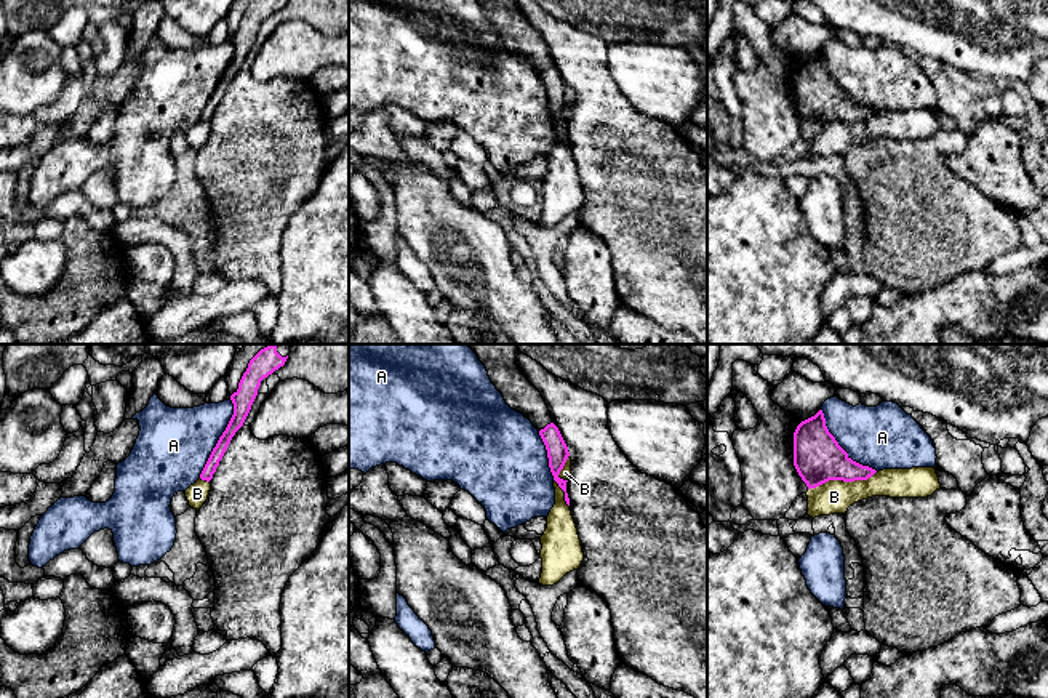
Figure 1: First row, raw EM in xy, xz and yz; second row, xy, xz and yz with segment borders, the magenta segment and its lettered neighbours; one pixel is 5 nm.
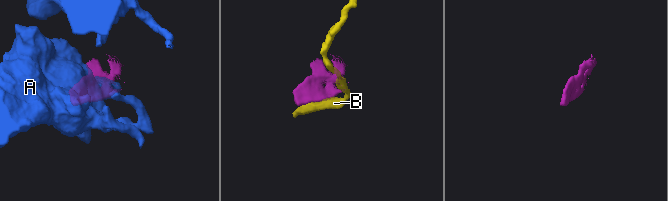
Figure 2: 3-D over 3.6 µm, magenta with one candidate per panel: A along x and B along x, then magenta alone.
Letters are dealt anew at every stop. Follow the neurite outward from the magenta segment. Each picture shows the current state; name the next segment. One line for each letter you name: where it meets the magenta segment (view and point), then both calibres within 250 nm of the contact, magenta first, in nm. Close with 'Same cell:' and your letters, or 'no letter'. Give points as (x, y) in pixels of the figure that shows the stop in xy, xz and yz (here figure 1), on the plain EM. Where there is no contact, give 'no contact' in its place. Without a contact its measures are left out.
Same cell: no letter

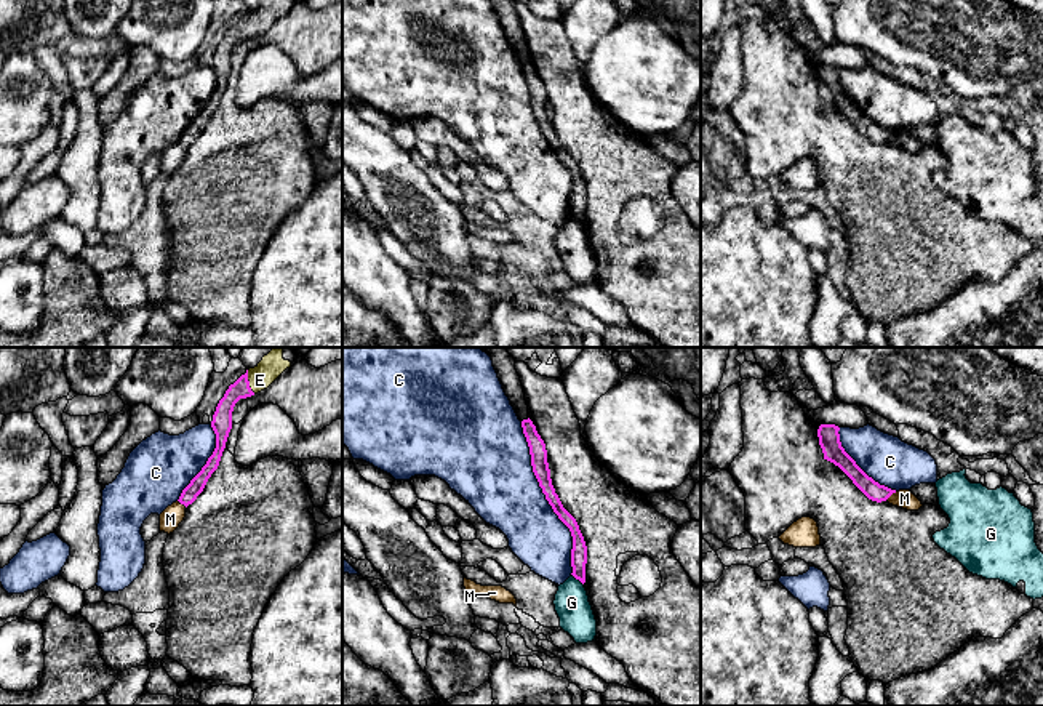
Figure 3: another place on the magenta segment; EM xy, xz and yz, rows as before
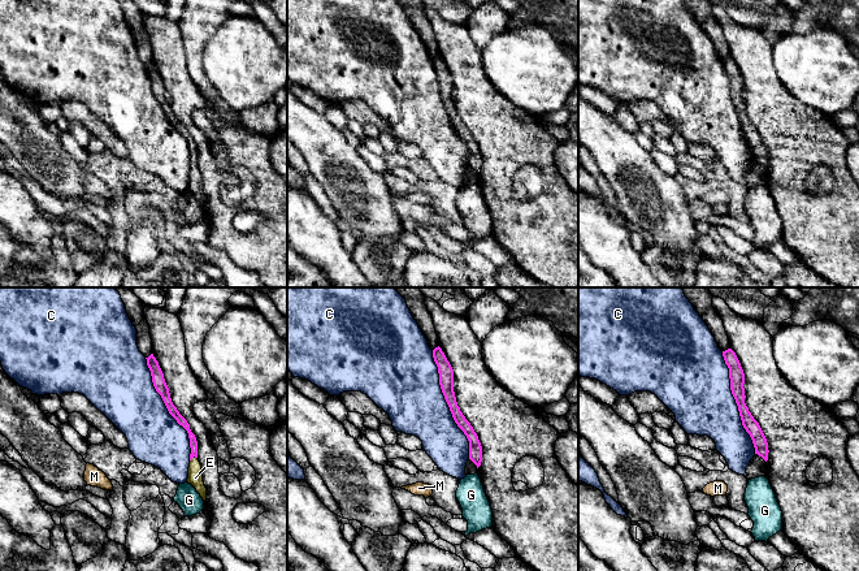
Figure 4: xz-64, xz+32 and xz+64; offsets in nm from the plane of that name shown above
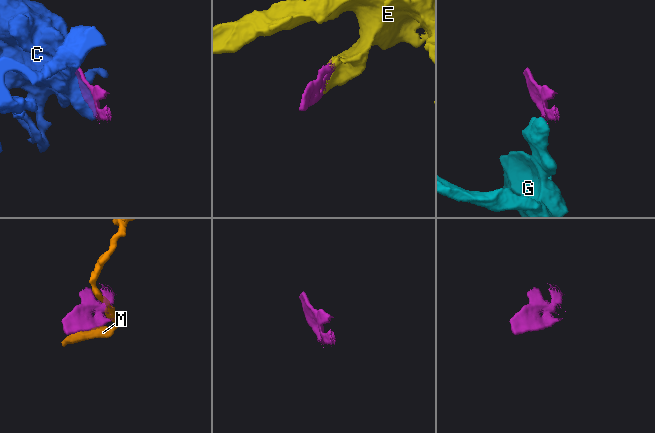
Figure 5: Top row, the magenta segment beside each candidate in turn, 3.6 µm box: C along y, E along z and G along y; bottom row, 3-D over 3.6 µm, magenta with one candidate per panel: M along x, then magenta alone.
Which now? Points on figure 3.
E: xy (248, 23) | 100/120 nm
Same cell: E

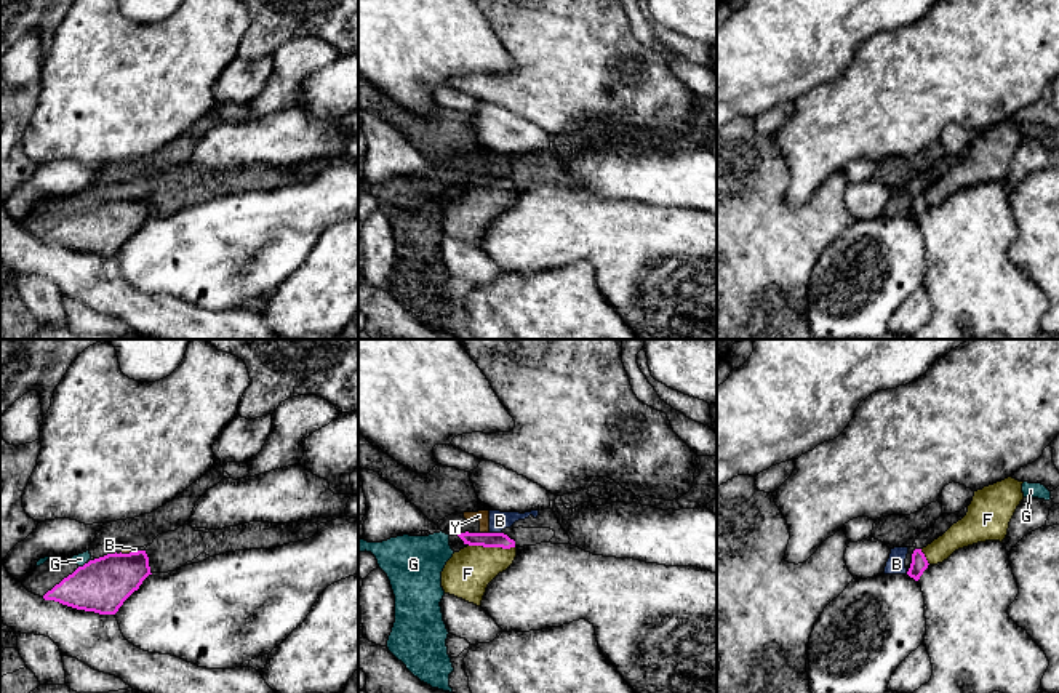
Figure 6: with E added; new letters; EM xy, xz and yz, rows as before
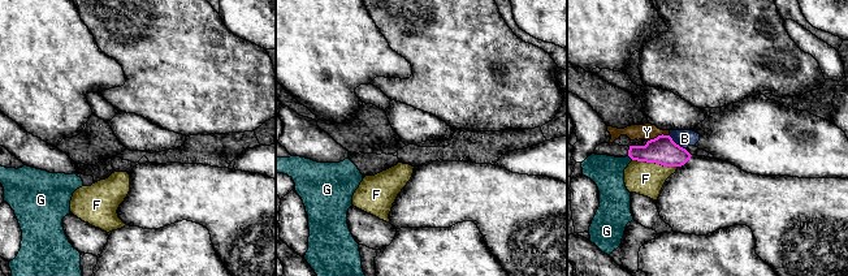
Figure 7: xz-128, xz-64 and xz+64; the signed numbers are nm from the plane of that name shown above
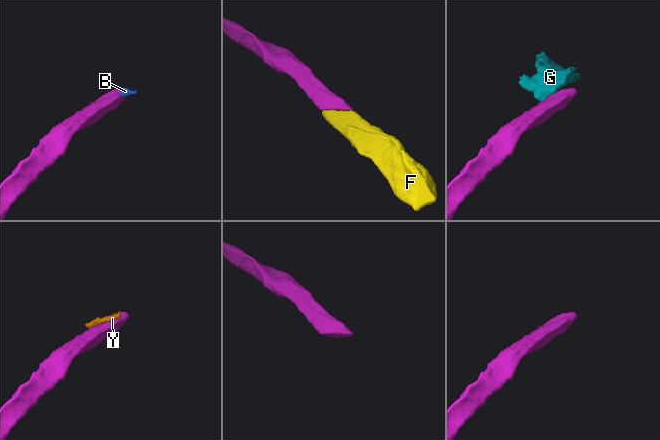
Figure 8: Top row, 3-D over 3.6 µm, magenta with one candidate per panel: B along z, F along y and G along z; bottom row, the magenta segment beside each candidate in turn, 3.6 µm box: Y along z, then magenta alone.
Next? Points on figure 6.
F: xz (491, 188) | 80/240 nm
Same cell: F

